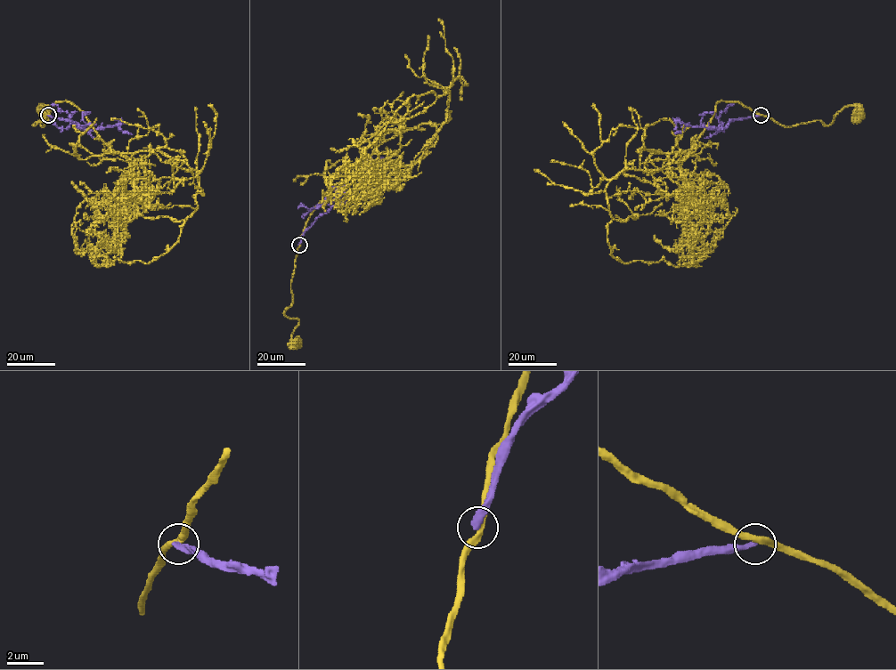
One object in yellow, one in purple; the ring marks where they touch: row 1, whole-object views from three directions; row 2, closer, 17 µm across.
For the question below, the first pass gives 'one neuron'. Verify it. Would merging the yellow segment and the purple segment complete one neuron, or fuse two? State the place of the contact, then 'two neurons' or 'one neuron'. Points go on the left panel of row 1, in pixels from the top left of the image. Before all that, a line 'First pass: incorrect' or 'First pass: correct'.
First pass: incorrect
place (48, 115); two neurons

